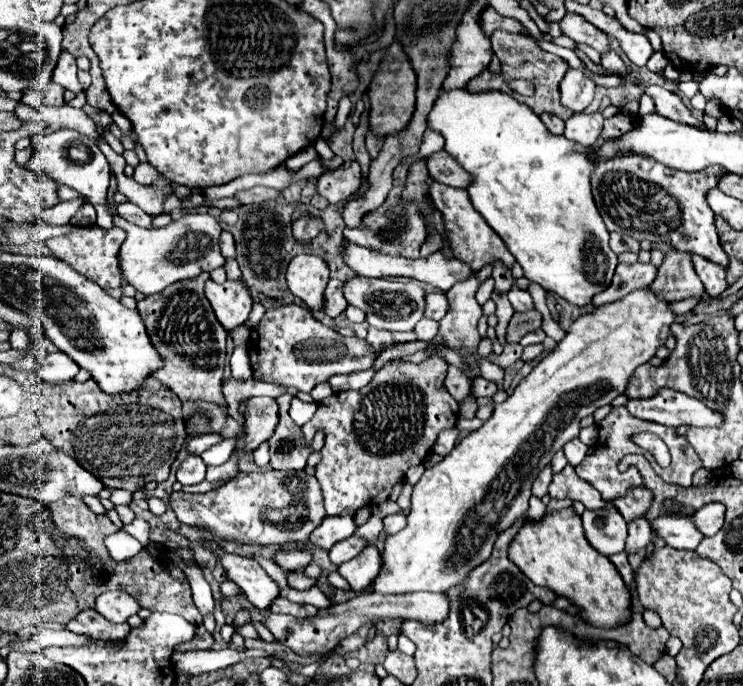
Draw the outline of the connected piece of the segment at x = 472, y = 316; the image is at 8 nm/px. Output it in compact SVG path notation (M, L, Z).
M472 271L468 281L460 281L448 293L444 293L448 297L448 313L440 321L434 341L444 341L452 349L466 345L470 353L476 353L476 345L480 341L476 323L482 317L482 307L476 301L478 287L478 271Z

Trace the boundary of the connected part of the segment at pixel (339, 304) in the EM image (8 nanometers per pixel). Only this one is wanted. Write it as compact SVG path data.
M330 279L328 281L328 287L324 291L324 313L330 315L332 319L336 319L346 309L346 305L348 305L346 299L342 297L340 287L342 287L342 281Z

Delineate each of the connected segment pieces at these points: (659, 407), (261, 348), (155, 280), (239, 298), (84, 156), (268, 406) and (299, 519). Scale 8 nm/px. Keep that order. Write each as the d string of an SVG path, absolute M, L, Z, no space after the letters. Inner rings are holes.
M664 387L656 397L648 399L630 399L626 409L640 419L656 421L668 427L694 425L694 427L716 427L724 423L722 413L708 409L696 397L688 397L686 393Z
M298 305L268 309L264 313L264 317L260 319L260 323L250 333L248 353L250 353L250 361L252 361L252 369L254 369L254 379L264 381L264 383L288 385L288 387L294 387L296 391L306 391L306 393L310 393L314 385L318 385L322 381L328 381L332 375L350 375L350 373L356 373L356 371L370 369L370 365L374 361L374 353L366 347L366 343L362 339L342 337L334 329L330 329L330 327L322 325L318 319L314 319L308 309L298 307ZM270 333L276 333L278 341L274 337L264 337L264 335L270 335Z
M109 203L108 207L114 217L114 225L126 229L126 241L120 247L118 261L120 261L122 279L130 283L136 291L144 295L160 293L170 283L176 283L180 279L190 279L204 271L212 271L224 265L224 257L218 247L218 237L222 227L214 217L202 213L184 213L178 221L172 221L166 227L142 229L120 219Z
M208 279L204 291L224 329L232 331L246 321L252 309L252 299L248 287L242 281L228 279L222 285L218 285L212 279Z
M60 129L60 131L48 133L48 135L44 135L40 147L34 151L28 167L32 171L36 171L40 177L48 177L56 183L64 183L64 185L80 191L82 195L86 195L90 199L90 203L96 207L96 213L98 213L96 223L106 229L112 227L112 217L106 209L110 165L108 165L104 153L98 149L98 145L90 137L76 133L74 129Z
M252 397L248 401L248 407L246 407L246 423L244 423L244 429L246 429L246 449L254 451L262 441L270 439L274 429L278 425L278 401L272 399L272 397Z
M276 469L238 473L222 487L208 493L174 491L170 495L170 507L180 523L204 527L222 541L258 545L282 545L288 541L306 543L314 527L326 517L318 479L306 469L300 473L280 473Z

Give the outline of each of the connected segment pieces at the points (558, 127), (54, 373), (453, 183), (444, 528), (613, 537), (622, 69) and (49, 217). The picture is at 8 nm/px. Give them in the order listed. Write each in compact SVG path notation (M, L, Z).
M542 113L540 119L542 119L542 123L544 123L552 133L556 133L556 135L564 133L564 121L562 121L560 117L556 117L556 115L552 115L552 113Z
M64 351L48 353L46 359L42 359L40 365L36 367L38 377L42 381L48 381L48 383L58 383L58 381L72 379L78 371L80 371L80 367L76 365L76 361L72 361Z
M436 151L436 153L428 155L426 169L434 181L450 185L450 187L464 189L470 183L470 175L460 165L456 165L456 161L452 157L448 157L448 153L444 153L444 151Z
M646 287L646 289L638 289L630 295L626 295L624 299L620 301L614 301L614 303L608 303L608 305L602 305L602 307L596 307L592 313L586 313L582 315L582 319L576 319L570 327L570 331L566 333L566 337L556 345L556 349L552 353L548 353L520 383L518 387L514 389L514 393L504 401L504 403L496 403L494 405L494 413L492 417L478 429L478 431L472 431L468 433L456 447L450 455L446 455L440 463L436 463L434 467L426 469L424 475L420 477L420 481L414 485L414 491L412 491L412 499L410 499L410 513L406 515L406 527L402 531L398 531L396 535L390 535L386 537L384 541L384 549L382 549L382 567L380 567L380 573L376 575L376 579L372 581L370 585L370 591L376 591L380 595L402 595L402 593L416 593L416 591L438 591L438 593L446 593L448 589L452 589L454 585L460 585L462 581L468 579L468 573L472 569L476 569L476 565L482 565L490 553L492 553L492 547L494 547L494 541L496 537L512 527L512 521L516 521L516 517L524 517L526 511L528 511L528 499L530 499L530 487L532 487L532 481L536 479L538 471L544 469L544 465L548 465L554 457L554 453L558 449L562 449L564 443L568 443L570 439L578 437L580 433L580 419L586 417L586 415L592 415L598 407L602 405L608 405L612 403L618 395L622 395L628 387L628 381L632 377L632 373L636 371L636 367L640 367L642 363L646 363L660 345L664 345L668 333L670 333L670 325L674 323L674 313L668 309L668 303L666 301L660 301L656 299L656 295Z
M606 505L604 509L586 509L582 521L586 539L598 553L610 557L624 551L626 521L614 505Z
M610 49L608 53L602 53L602 67L610 69L610 71L616 71L616 73L618 73L618 75L622 75L622 77L626 77L626 75L628 75L624 61L620 59L620 55L618 55L614 49Z
M81 199L61 201L51 208L44 209L41 214L41 220L51 225L68 224L80 206L84 203L85 201Z

